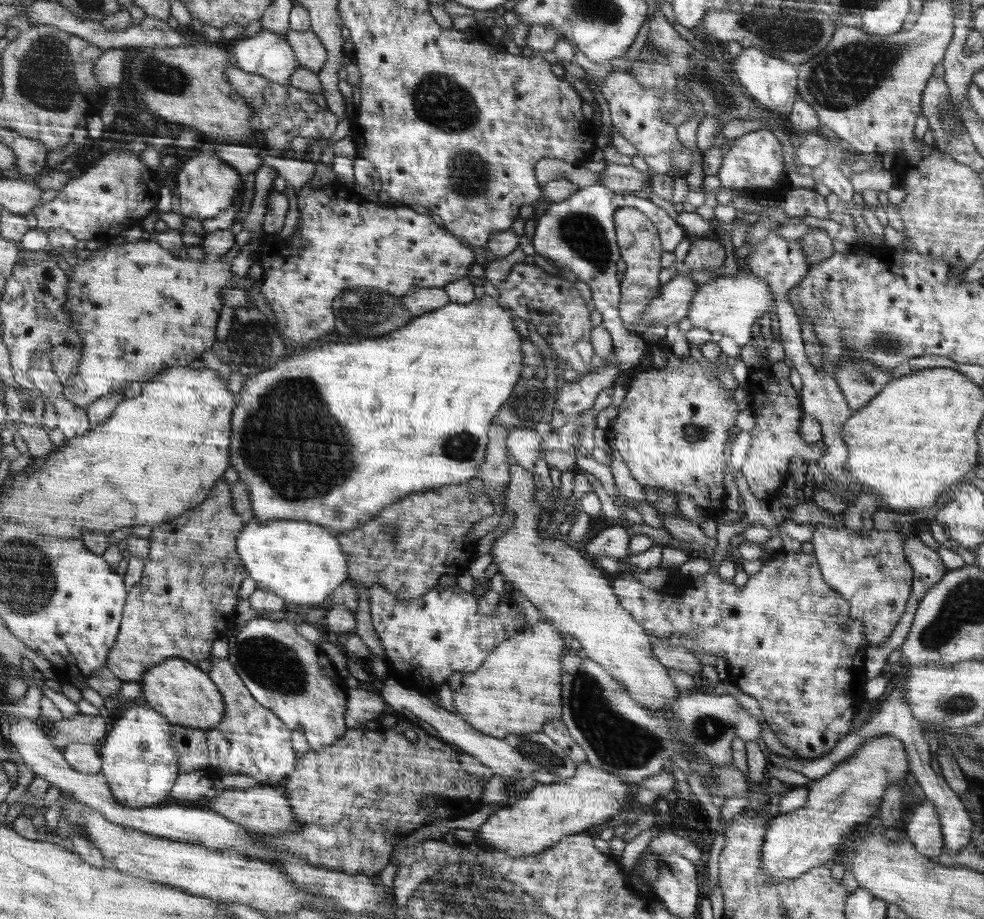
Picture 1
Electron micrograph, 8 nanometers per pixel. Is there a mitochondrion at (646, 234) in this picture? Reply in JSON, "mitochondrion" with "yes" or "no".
{"mitochondrion":"no"}

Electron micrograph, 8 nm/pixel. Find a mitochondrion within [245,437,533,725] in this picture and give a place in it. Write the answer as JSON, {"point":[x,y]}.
{"point":[392,532]}

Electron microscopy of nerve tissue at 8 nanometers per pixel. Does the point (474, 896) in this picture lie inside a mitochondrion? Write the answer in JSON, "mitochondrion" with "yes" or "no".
{"mitochondrion":"yes"}

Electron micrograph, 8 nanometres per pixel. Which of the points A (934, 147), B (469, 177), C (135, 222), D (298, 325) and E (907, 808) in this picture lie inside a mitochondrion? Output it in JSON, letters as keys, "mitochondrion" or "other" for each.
{"A":"other","B":"mitochondrion","C":"other","D":"other","E":"other"}

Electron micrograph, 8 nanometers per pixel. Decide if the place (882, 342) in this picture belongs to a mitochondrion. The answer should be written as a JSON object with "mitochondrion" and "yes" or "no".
{"mitochondrion":"yes"}

